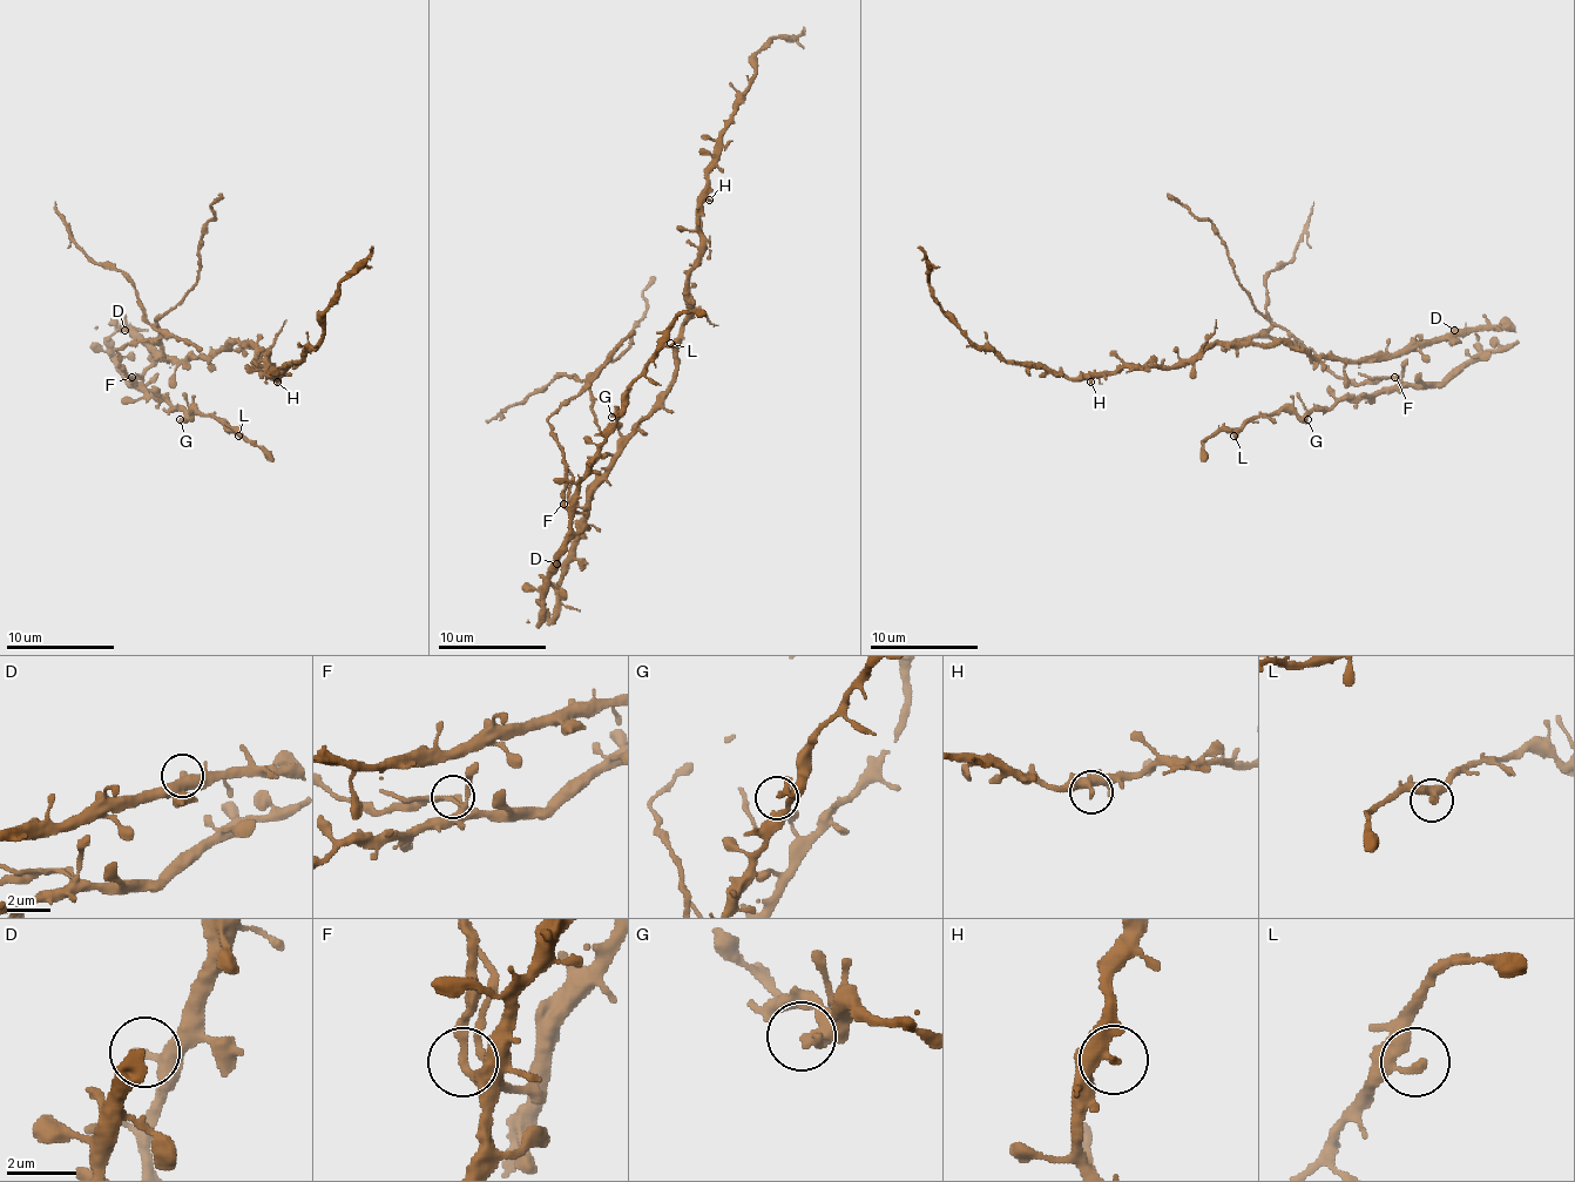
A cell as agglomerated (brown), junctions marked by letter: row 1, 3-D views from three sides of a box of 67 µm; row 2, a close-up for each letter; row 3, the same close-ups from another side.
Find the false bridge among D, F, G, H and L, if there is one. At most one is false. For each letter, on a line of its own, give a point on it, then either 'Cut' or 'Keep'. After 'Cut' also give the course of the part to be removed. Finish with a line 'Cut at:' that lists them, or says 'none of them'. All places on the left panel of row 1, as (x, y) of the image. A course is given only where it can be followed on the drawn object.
D: Place: (124, 330). Keep
F: Place: (132, 377). Cut. Course of the part to remove: (130, 376), (133, 384), (116, 351), (160, 335), (155, 324), (195, 281), (198, 243), (223, 194)
G: Place: (180, 419). Keep
H: Place: (277, 382). Keep
L: Place: (238, 436). Keep
Cut at: F

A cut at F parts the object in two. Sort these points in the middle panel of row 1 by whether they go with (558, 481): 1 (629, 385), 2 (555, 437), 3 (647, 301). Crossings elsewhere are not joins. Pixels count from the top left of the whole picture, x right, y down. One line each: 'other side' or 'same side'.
1: same side
2: other side
3: other side

